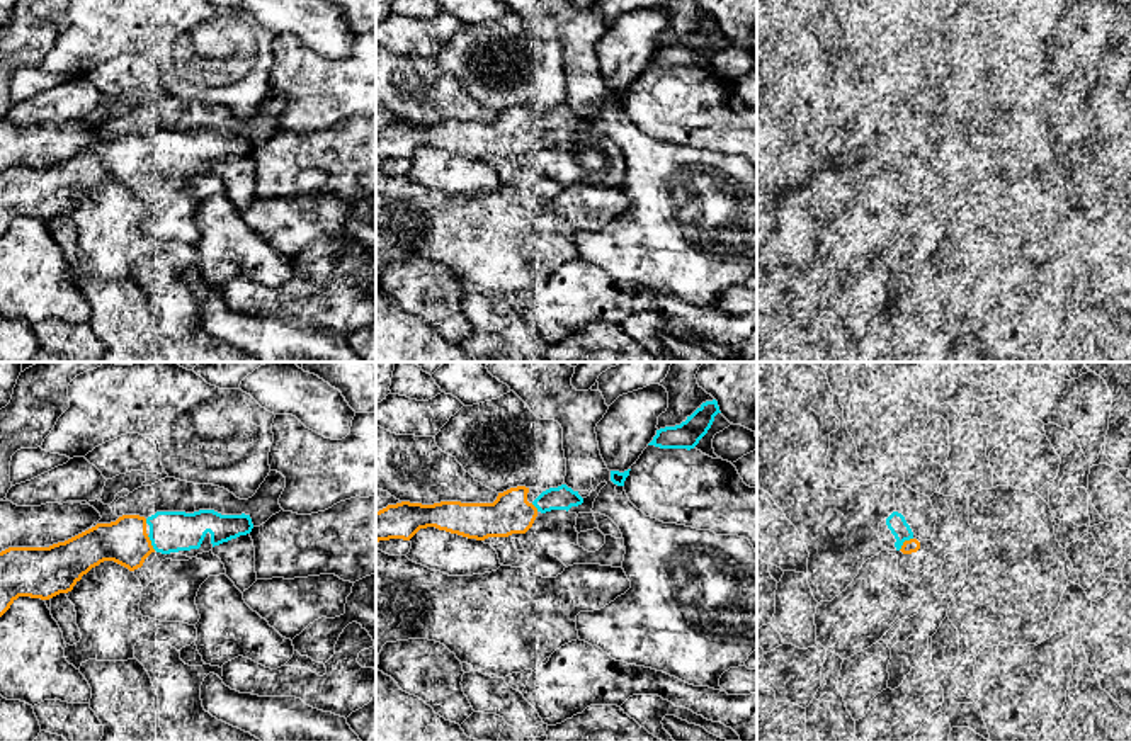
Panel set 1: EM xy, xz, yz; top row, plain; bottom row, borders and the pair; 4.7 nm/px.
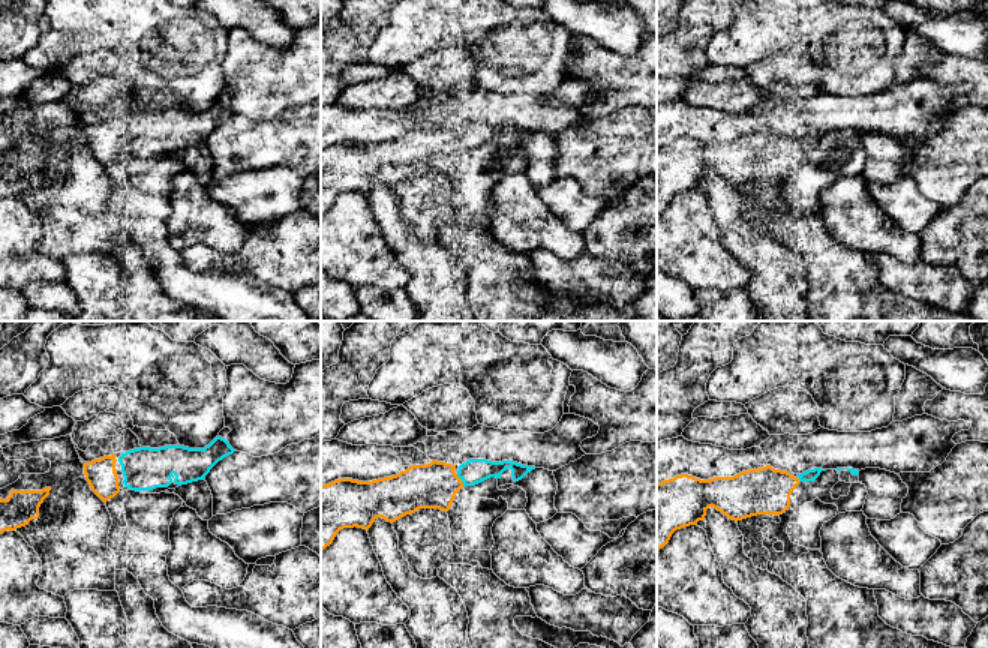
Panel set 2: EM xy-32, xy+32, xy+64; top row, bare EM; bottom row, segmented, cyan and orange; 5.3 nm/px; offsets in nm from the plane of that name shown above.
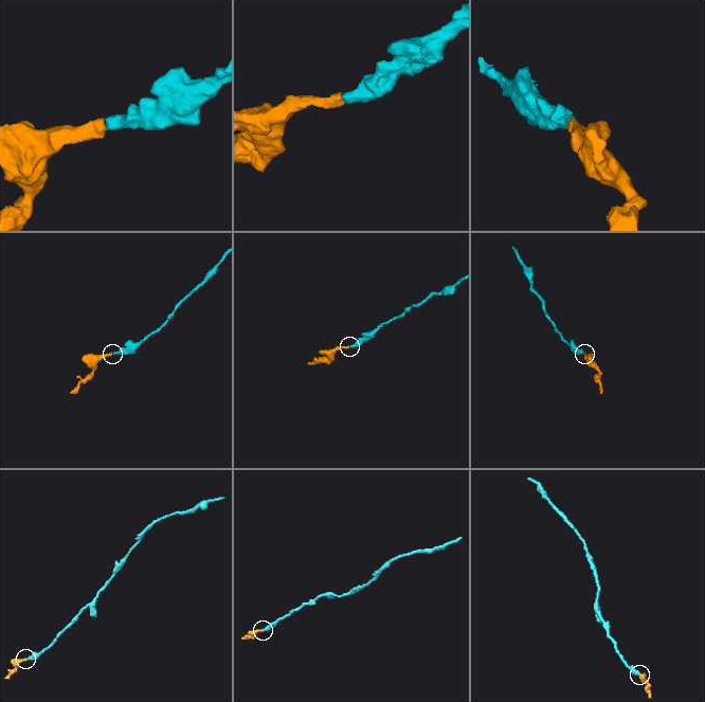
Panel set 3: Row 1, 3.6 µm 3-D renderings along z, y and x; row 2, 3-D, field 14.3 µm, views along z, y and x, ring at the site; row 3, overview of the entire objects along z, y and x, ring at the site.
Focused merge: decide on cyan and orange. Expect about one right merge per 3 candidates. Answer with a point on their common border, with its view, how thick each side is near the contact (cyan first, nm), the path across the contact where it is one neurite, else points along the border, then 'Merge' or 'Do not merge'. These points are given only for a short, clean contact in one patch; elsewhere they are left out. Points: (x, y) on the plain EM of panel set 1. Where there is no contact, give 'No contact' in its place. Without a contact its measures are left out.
Touches cyan at yz (903, 160). Thickness 90 nm (cyan) against 70 nm. Merge

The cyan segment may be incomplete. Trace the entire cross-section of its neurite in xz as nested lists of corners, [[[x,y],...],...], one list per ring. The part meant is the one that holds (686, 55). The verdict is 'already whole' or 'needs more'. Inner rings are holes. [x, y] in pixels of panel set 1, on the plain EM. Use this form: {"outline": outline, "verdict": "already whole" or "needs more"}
{"outline": [[[706,20],[680,44],[656,49],[656,54],[648,65],[691,70],[708,53],[718,32],[721,32],[718,20]]], "verdict": "already whole"}

